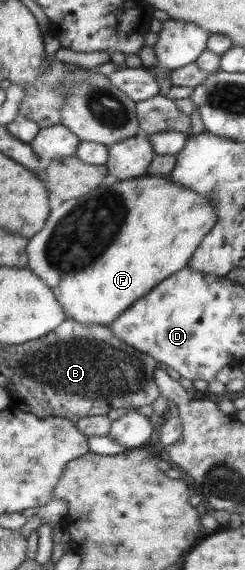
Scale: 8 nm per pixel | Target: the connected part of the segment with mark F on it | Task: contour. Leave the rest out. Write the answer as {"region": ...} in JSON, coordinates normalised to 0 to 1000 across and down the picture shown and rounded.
{"region":[[[596,307],[563,311],[563,314],[522,314],[522,318],[449,316],[347,339],[335,346],[249,354],[237,365],[204,372],[204,384],[196,384],[188,398],[114,423],[114,433],[106,433],[114,468],[212,507],[237,532],[253,535],[261,549],[278,553],[273,560],[310,560],[318,567],[343,567],[343,570],[441,572],[441,567],[457,567],[473,556],[490,556],[490,549],[506,549],[567,521],[588,521],[612,514],[616,507],[629,507],[633,500],[767,467],[784,446],[816,432],[824,418],[873,400],[882,386],[890,386],[890,377],[878,374],[873,356],[849,346],[792,339],[784,332],[718,325],[694,311]]]}

